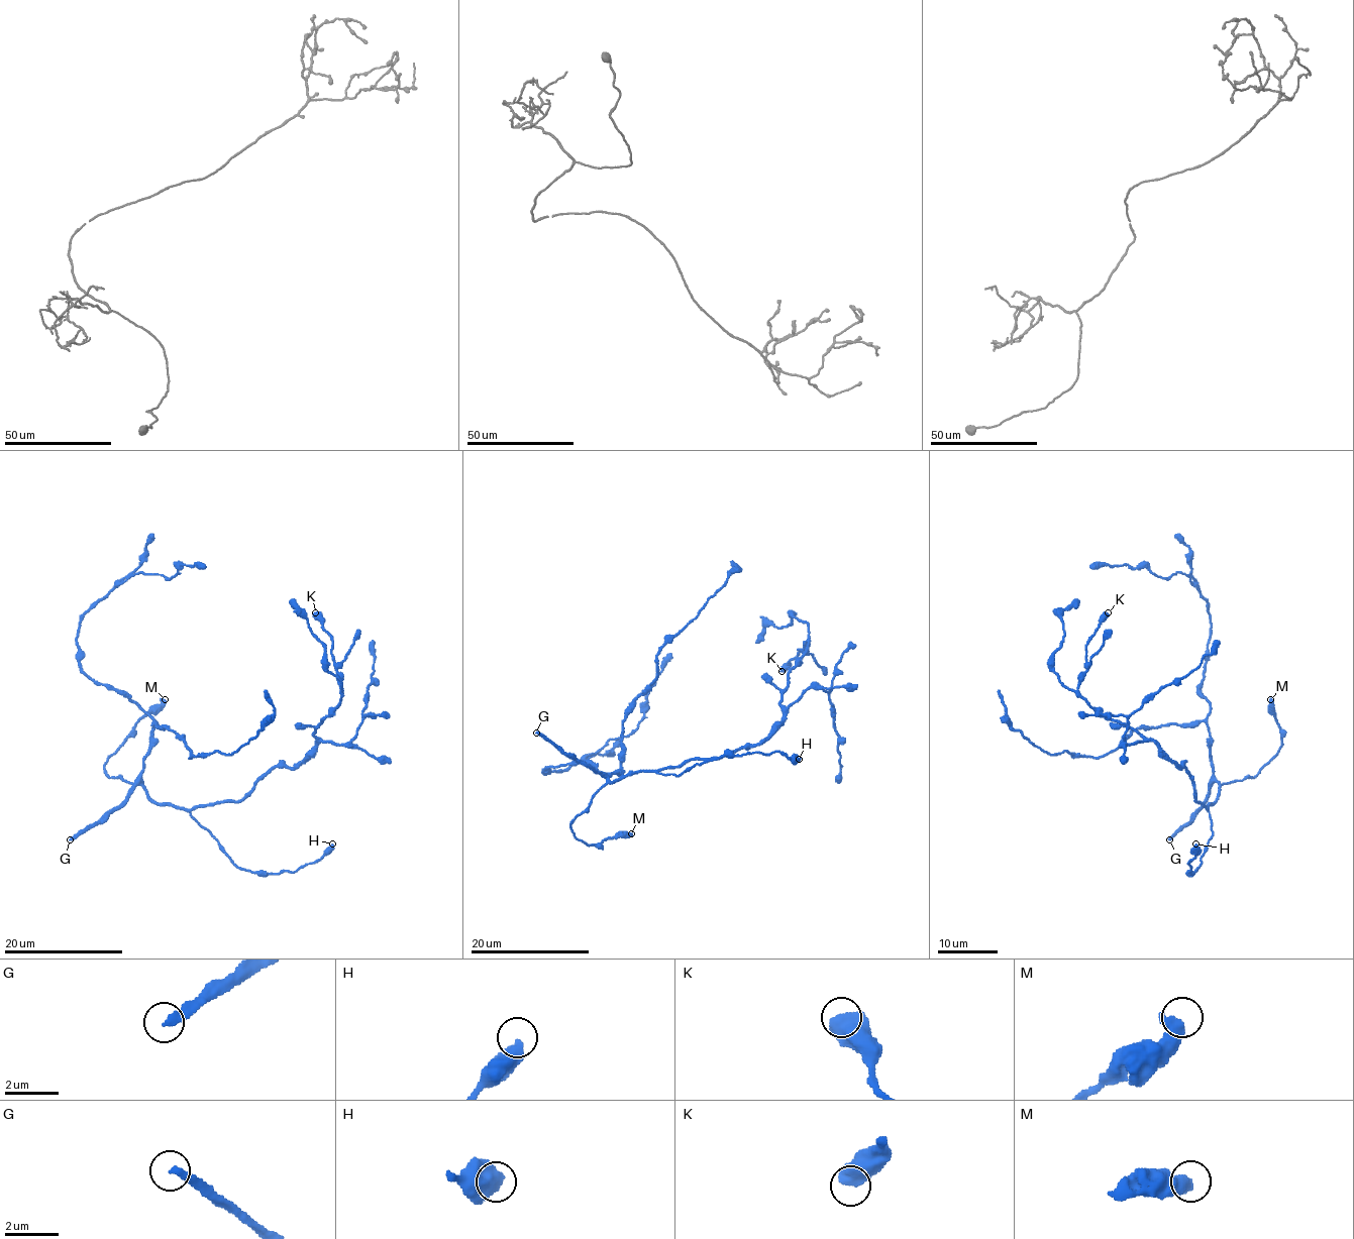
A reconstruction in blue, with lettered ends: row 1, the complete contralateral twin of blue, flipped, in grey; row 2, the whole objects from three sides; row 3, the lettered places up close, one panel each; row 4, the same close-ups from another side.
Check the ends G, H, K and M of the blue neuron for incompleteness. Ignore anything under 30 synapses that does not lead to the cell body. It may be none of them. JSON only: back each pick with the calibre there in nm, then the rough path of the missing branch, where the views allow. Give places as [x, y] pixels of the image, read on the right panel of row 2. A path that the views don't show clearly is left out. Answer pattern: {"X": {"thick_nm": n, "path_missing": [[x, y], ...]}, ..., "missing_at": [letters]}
{"G": {"thick_nm": 280}, "missing_at": ["G"]}

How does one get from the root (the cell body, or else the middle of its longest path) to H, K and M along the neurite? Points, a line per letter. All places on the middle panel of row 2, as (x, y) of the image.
H: (618, 779), (640, 771), (680, 776), (697, 764), (725, 755), (780, 752), (788, 758), (799, 759)
K: (618, 779), (759, 745), (782, 720), (788, 671), (806, 642), (782, 671)
M: (618, 779), (594, 795), (570, 829), (587, 845), (631, 833)

